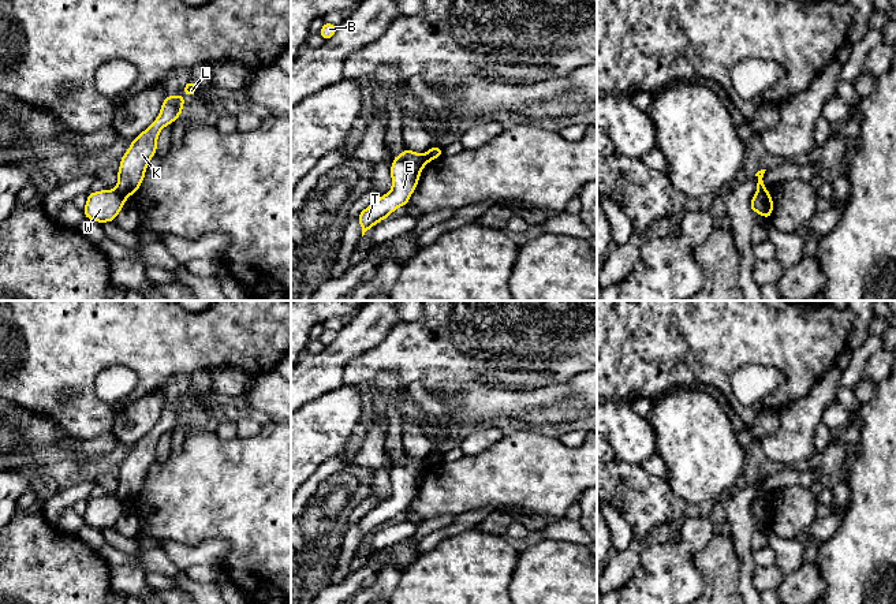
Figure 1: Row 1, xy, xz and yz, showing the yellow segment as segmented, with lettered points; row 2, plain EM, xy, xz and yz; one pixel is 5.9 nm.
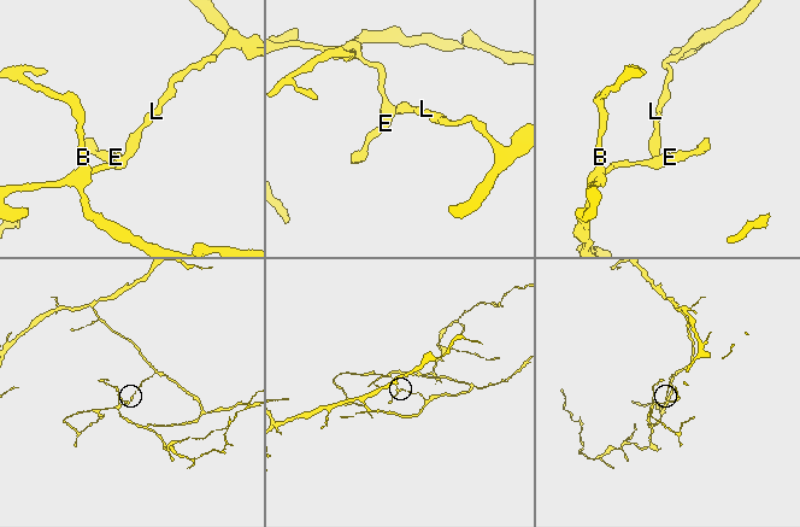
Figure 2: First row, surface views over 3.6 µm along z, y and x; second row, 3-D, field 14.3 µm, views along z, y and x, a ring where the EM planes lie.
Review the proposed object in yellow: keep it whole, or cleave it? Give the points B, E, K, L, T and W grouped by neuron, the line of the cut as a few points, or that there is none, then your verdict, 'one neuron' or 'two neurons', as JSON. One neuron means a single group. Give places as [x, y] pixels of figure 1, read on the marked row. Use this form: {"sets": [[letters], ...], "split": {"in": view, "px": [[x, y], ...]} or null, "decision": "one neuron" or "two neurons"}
{"sets": [["B", "E", "T", "W"], ["K", "L"]], "split": {"in": "xy", "px": [[114, 190], [124, 198]]}, "decision": "two neurons"}

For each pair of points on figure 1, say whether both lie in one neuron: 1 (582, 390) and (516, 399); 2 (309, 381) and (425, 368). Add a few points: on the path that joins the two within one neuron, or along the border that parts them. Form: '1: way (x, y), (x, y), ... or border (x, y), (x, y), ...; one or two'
1: way (566, 392), (533, 399); one
2: border (362, 354), (351, 358), (344, 365), (342, 383); two

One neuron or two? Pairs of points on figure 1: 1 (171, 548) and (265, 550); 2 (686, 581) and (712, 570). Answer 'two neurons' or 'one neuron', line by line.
1: two neurons
2: two neurons

